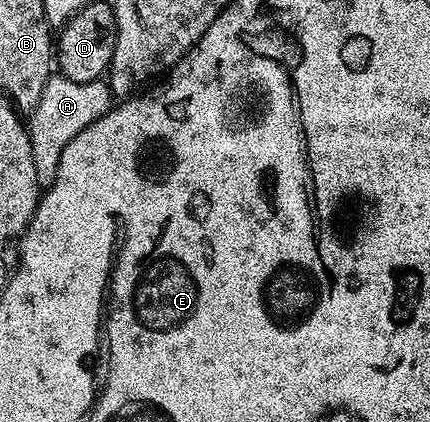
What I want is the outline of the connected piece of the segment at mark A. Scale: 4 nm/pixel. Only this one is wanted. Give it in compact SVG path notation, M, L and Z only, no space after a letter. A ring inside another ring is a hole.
M52 73L45 84L45 92L41 92L41 100L37 100L37 108L30 111L27 126L27 135L33 148L33 168L37 168L40 187L46 188L55 181L57 164L61 164L61 152L65 152L65 144L69 144L77 132L93 124L93 120L105 116L112 105L113 95L106 81L78 82L69 80L61 73Z

